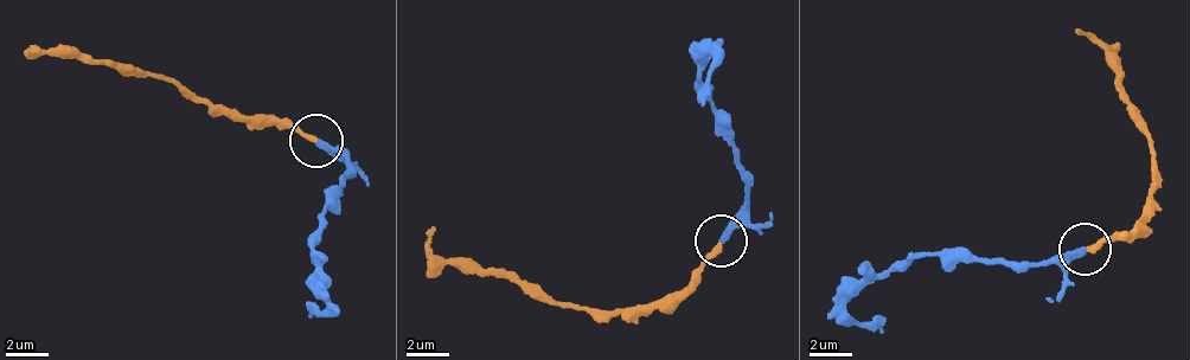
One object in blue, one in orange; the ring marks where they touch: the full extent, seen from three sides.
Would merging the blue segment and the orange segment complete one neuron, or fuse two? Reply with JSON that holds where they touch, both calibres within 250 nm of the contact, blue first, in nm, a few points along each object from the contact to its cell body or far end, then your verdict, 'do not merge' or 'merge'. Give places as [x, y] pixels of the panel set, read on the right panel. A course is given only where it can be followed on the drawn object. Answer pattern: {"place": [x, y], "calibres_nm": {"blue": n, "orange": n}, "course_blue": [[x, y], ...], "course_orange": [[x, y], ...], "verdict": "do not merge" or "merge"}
{"place": [1085, 249], "calibres_nm": {"blue": 360, "orange": 280}, "course_blue": [[1083, 250], [1044, 263], [1008, 265], [909, 258], [846, 306], [862, 321], [887, 320]], "course_orange": [[1088, 249], [1136, 229], [1152, 171], [1147, 134], [1123, 92], [1106, 56], [1094, 40], [1073, 27]], "verdict": "merge"}

